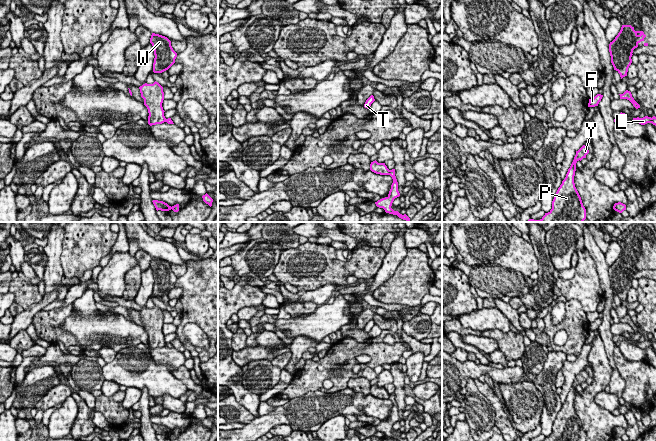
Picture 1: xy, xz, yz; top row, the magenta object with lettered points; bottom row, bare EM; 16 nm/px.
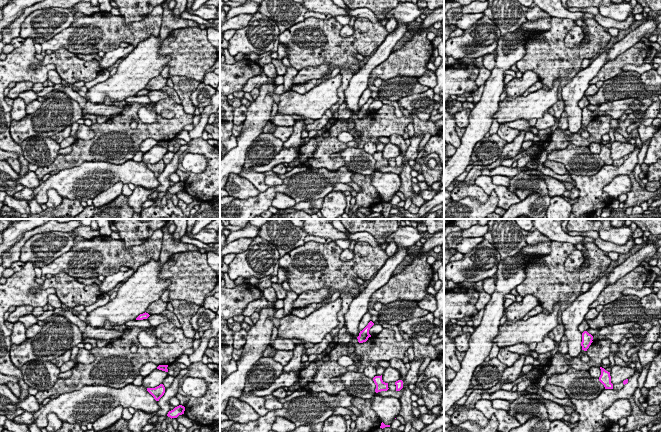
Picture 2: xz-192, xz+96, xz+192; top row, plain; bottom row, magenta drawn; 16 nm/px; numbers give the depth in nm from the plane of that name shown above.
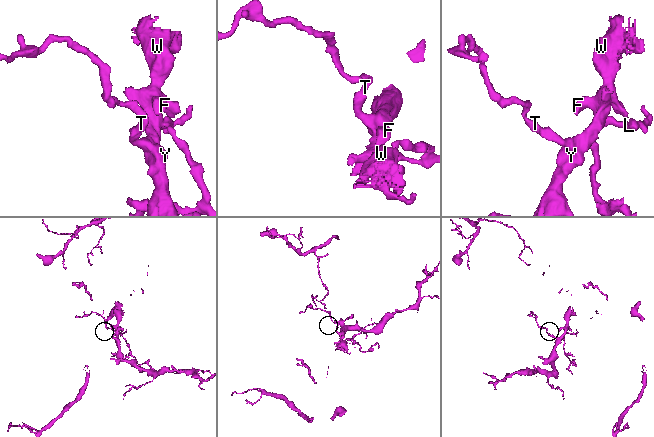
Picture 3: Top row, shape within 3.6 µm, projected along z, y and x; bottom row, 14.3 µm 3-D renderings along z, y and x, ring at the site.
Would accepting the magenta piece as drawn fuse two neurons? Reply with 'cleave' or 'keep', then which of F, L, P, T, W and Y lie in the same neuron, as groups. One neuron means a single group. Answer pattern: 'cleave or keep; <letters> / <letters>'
cleave; F P T W Y / L

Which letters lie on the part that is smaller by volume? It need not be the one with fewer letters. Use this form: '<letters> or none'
L

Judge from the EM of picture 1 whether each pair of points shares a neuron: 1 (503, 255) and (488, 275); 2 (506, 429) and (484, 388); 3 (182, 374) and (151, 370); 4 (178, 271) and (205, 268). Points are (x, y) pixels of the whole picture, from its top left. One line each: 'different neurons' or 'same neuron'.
1: different neurons
2: same neuron
3: different neurons
4: different neurons

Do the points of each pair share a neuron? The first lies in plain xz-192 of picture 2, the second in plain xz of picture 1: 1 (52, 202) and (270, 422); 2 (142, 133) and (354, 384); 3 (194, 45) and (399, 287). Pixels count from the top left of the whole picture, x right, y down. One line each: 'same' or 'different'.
1: different
2: different
3: same

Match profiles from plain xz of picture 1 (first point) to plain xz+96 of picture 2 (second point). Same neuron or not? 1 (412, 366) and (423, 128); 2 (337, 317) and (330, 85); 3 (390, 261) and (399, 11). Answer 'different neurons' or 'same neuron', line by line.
1: different neurons
2: same neuron
3: different neurons

